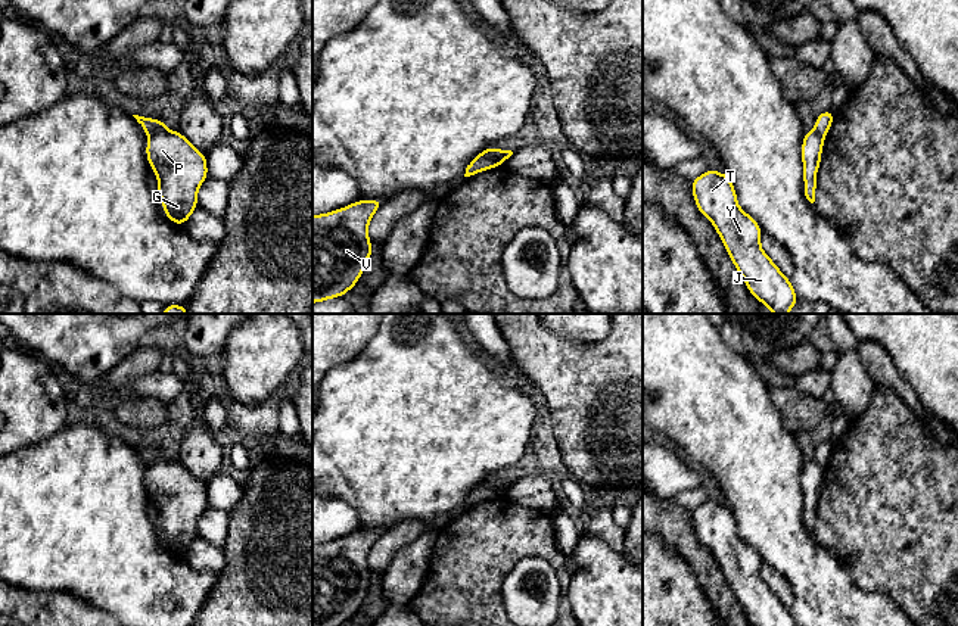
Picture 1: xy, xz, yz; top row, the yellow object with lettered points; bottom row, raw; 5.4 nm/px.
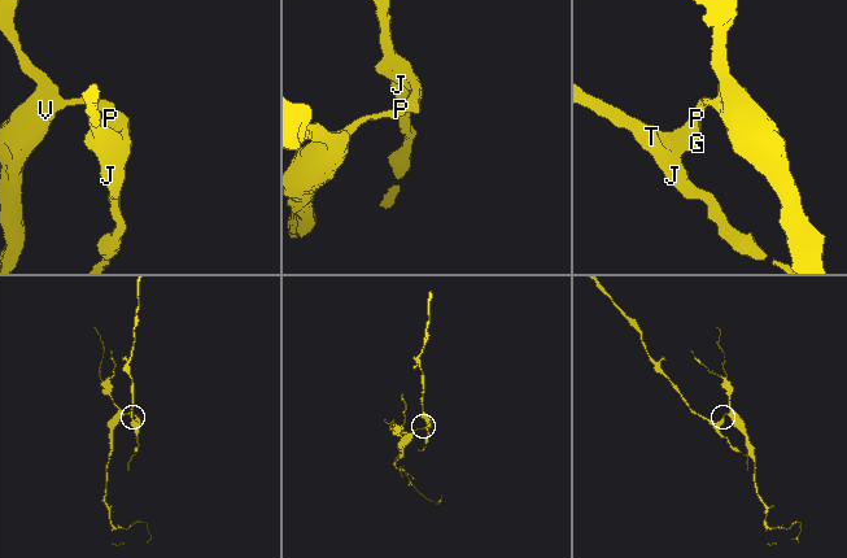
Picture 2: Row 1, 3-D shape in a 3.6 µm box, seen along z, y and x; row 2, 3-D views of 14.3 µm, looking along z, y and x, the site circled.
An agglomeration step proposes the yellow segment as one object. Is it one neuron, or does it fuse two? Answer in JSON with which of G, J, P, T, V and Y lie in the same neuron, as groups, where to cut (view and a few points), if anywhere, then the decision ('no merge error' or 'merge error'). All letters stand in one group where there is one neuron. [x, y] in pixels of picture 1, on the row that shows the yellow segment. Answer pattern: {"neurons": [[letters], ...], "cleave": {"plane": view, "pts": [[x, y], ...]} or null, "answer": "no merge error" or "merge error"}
{"neurons": [["G", "J", "P", "T", "Y"], ["V"]], "cleave": {"plane": "xz", "pts": [[482, 152], [503, 162]]}, "answer": "merge error"}

